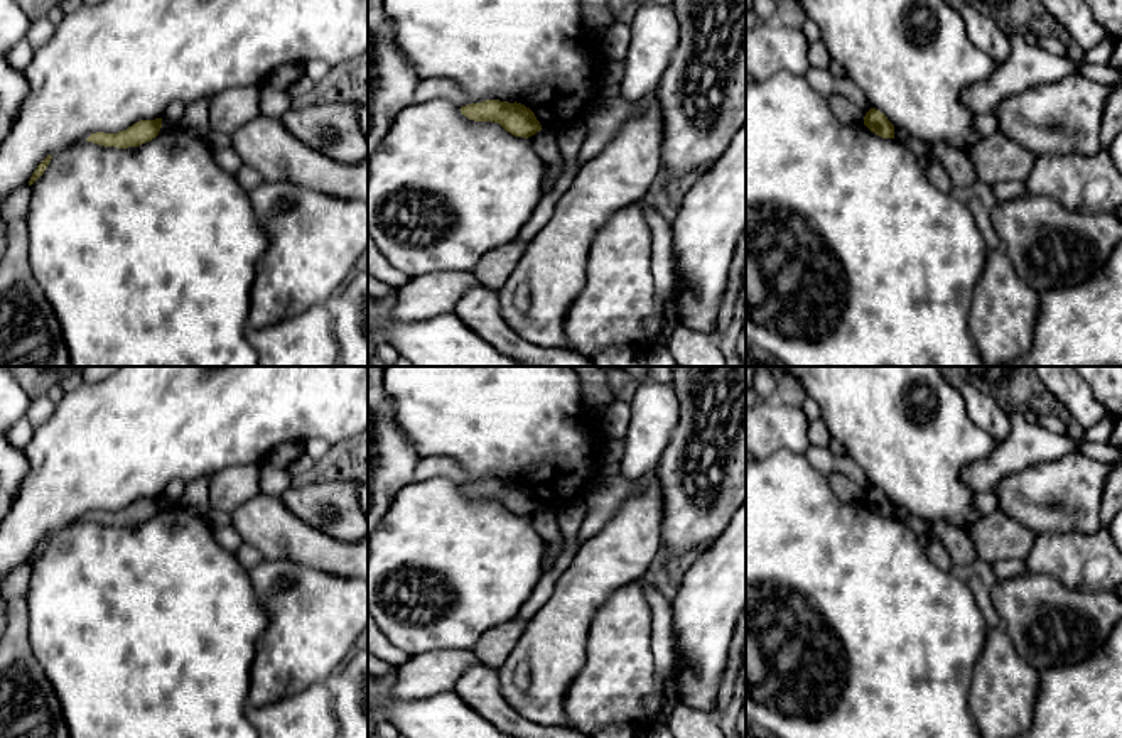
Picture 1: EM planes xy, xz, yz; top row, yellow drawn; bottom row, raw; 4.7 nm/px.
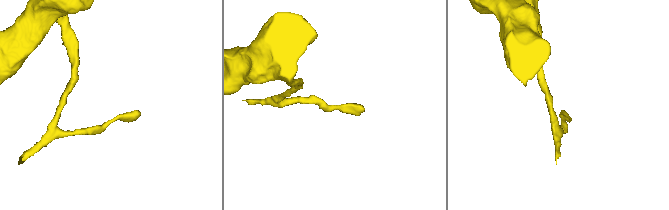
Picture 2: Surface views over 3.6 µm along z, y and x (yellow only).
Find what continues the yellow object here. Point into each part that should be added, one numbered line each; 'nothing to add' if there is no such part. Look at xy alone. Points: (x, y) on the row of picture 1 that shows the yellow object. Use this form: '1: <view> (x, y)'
nothing to add

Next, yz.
nothing to add

